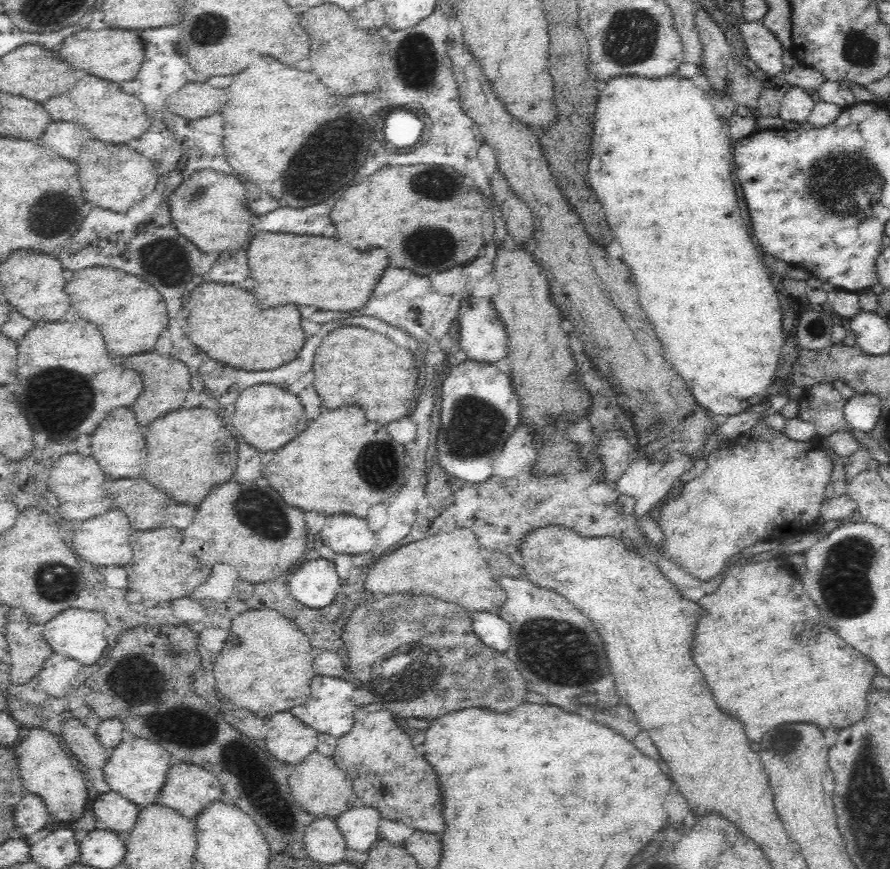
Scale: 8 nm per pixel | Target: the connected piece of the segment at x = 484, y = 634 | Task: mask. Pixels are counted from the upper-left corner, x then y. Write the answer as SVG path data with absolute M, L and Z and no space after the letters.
M477 612L470 615L472 630L484 645L500 653L510 648L511 628L502 617L490 612Z

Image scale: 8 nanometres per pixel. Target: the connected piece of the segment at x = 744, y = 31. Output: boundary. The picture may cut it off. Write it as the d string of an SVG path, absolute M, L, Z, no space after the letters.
M762 20L754 21L754 22L739 22L739 32L744 39L746 47L748 47L748 56L750 60L769 75L778 74L778 72L782 72L783 65L782 61L780 61L780 57L783 56L783 47L778 44L778 39L776 36L770 32L764 25L762 25Z

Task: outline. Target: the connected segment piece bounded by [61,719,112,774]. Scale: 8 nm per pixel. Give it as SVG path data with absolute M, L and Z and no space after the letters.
M70 719L64 722L61 735L70 747L70 752L74 754L78 767L86 768L91 774L103 772L112 751L102 746L96 732L78 719Z

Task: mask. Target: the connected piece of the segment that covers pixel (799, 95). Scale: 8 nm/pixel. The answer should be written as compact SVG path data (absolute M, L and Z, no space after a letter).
M798 85L789 86L780 100L779 117L784 121L804 123L816 99L814 94Z

